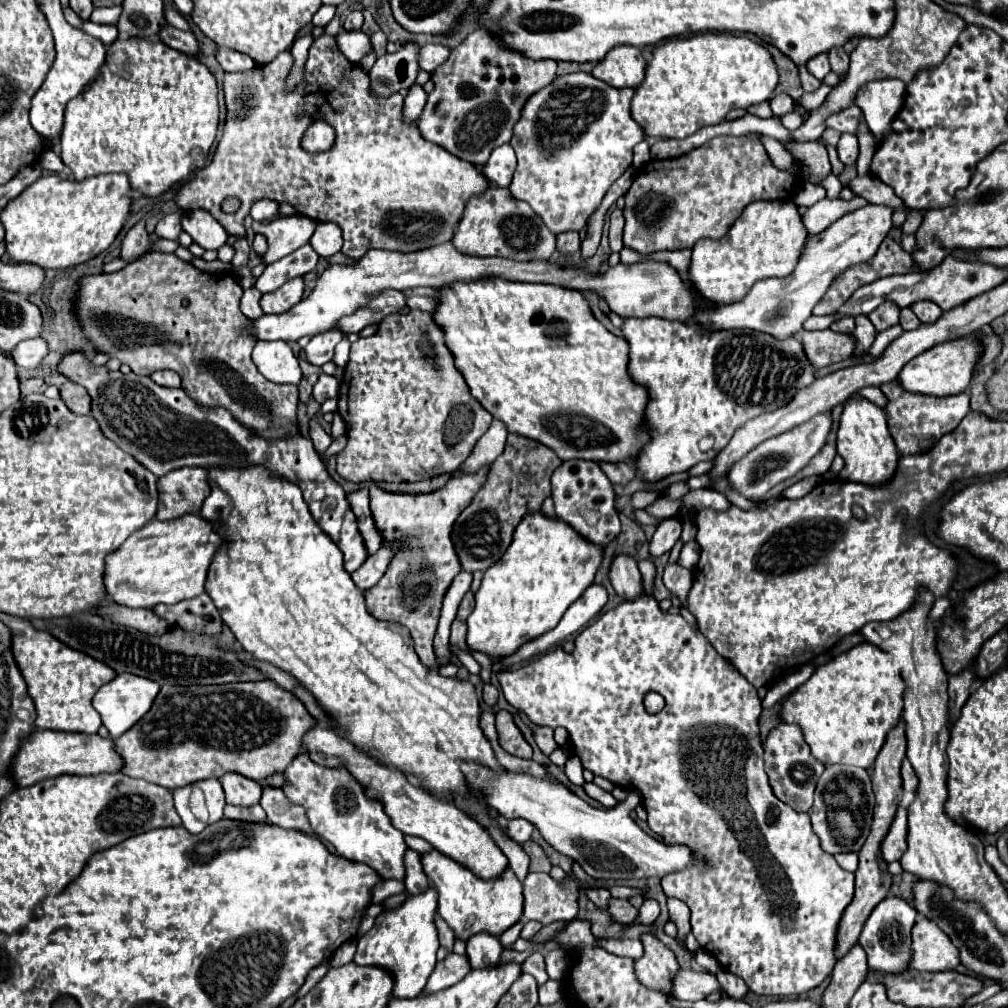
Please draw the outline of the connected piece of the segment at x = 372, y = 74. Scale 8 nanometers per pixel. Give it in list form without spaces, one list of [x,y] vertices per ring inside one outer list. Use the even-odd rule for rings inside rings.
[[[407,41],[395,53],[379,57],[369,71],[371,95],[387,99],[399,89],[409,89],[419,73],[419,45]]]

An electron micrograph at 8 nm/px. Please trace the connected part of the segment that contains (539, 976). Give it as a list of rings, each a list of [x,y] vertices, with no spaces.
[[[535,951],[531,957],[525,959],[523,971],[525,971],[525,973],[531,973],[531,975],[537,979],[539,985],[543,985],[543,983],[549,981],[549,977],[547,977],[547,973],[545,973],[545,961],[543,961],[543,955],[541,955],[539,951]]]

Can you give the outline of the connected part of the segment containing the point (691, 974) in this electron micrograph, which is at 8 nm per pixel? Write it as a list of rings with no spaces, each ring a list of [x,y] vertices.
[[[681,969],[673,977],[673,991],[671,995],[683,1001],[701,1001],[713,991],[723,991],[719,979],[713,973],[707,971],[691,971],[691,969]]]

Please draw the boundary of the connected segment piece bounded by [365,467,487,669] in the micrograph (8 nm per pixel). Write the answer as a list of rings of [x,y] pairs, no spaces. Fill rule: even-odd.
[[[483,467],[475,475],[449,479],[443,489],[429,495],[385,493],[375,485],[369,489],[373,519],[377,529],[383,533],[383,539],[405,539],[405,549],[397,553],[385,577],[381,577],[381,581],[365,593],[369,613],[377,619],[397,621],[405,625],[411,631],[419,659],[433,669],[439,667],[433,653],[433,637],[437,631],[441,599],[449,589],[453,577],[461,571],[459,559],[451,543],[451,527],[457,515],[465,509],[465,505],[471,503],[473,495],[479,491],[481,483],[485,481],[485,475],[487,467]]]

